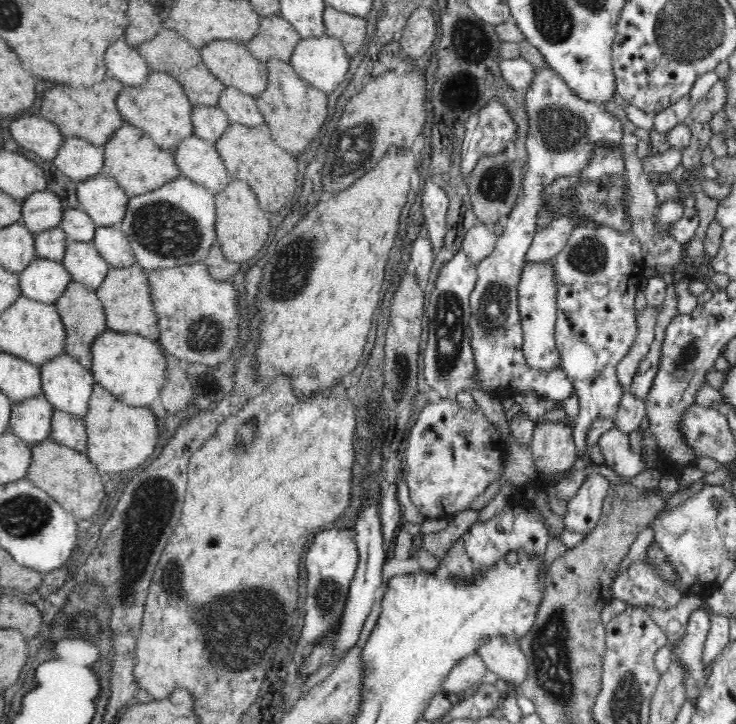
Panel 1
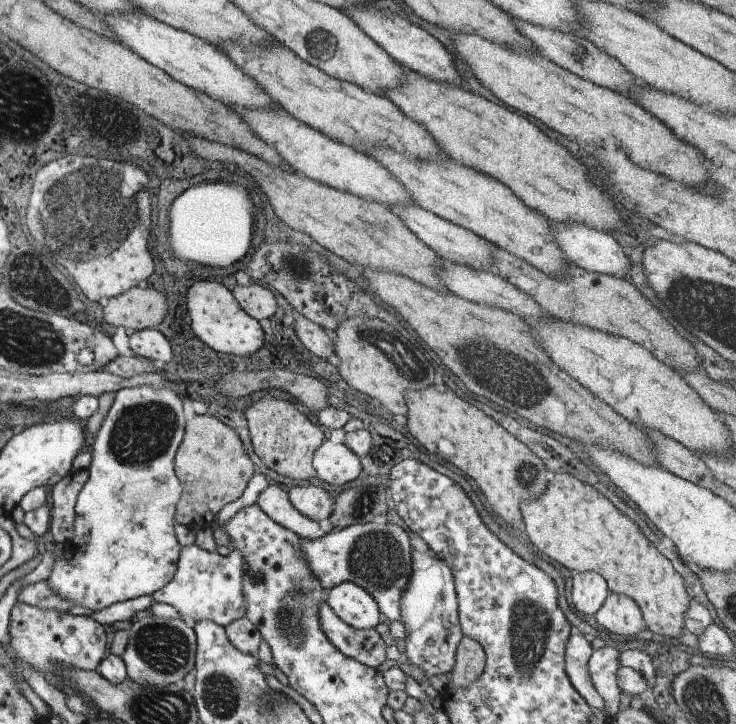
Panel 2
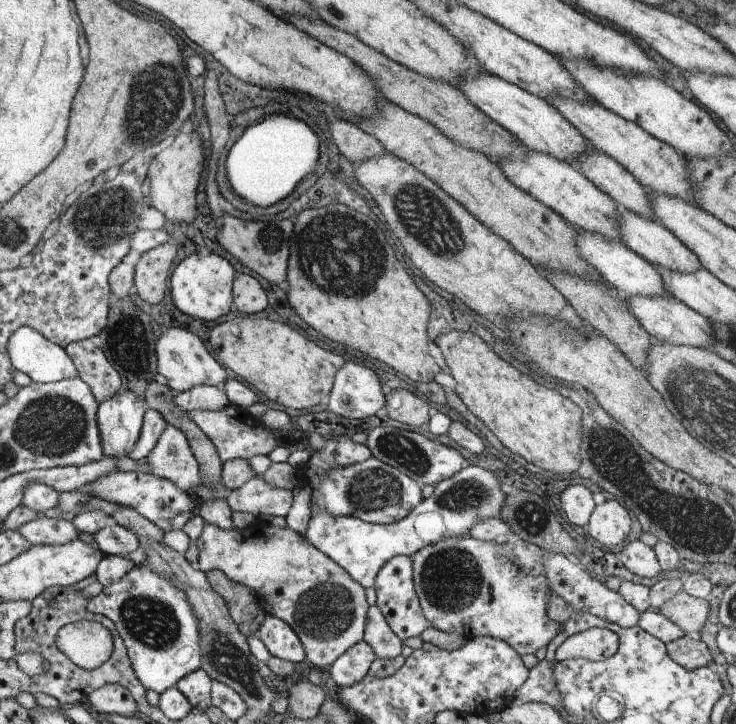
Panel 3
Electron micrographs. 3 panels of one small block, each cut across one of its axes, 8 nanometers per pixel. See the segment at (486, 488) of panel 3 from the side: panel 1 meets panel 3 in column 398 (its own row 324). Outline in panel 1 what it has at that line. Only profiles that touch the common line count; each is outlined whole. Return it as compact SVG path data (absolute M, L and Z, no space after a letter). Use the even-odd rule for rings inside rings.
M550 264L522 266L522 280L518 286L518 303L523 328L523 355L530 369L556 370L560 368L560 353L555 344L558 295L556 295L556 270Z

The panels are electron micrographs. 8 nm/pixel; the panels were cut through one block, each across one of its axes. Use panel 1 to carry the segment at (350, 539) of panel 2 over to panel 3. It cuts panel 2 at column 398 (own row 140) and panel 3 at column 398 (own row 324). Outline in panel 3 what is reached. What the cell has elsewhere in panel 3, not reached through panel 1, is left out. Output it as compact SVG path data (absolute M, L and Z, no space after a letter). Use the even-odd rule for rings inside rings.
M370 456L366 462L362 464L354 464L354 466L334 466L328 472L328 478L324 478L316 488L312 489L311 506L320 506L322 510L326 510L334 516L356 516L362 521L371 524L393 524L403 520L412 511L415 511L420 504L423 503L424 494L422 488L416 484L414 478L410 478L404 473L400 467L392 467L384 464L379 458Z

